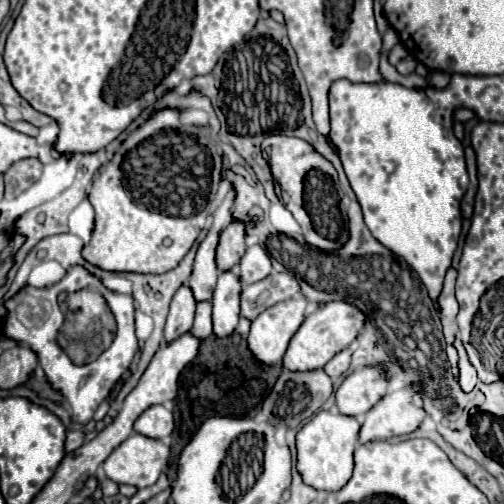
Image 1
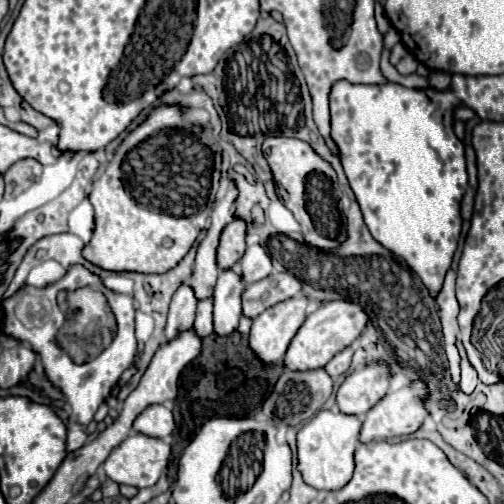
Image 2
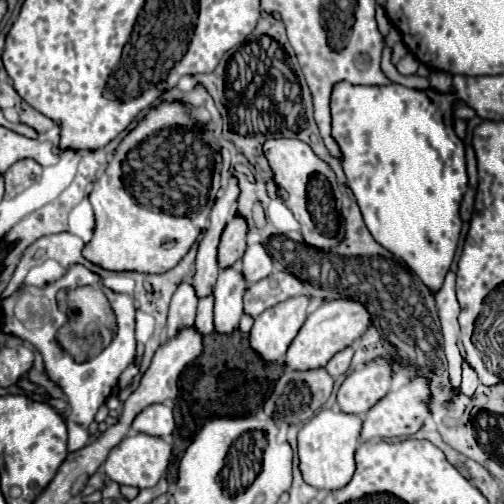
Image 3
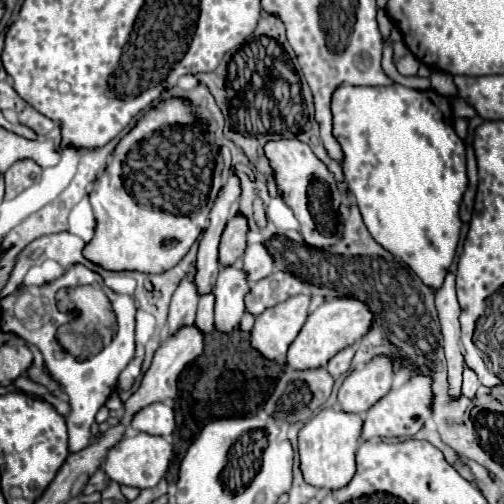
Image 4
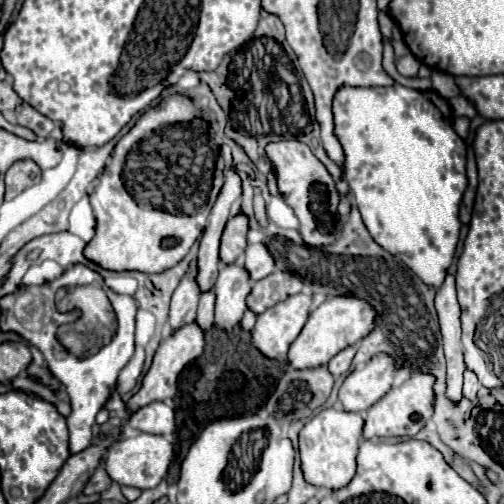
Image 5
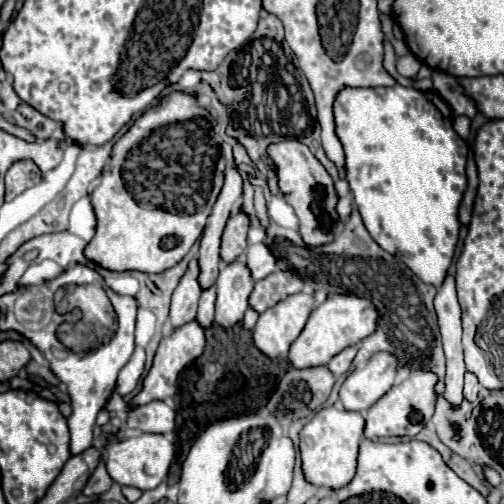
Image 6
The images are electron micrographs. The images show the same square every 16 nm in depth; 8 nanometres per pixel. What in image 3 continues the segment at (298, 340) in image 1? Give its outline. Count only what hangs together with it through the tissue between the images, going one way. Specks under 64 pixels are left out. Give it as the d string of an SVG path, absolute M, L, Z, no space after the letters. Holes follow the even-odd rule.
M348 298L326 300L316 312L308 316L298 336L292 340L286 354L286 366L290 366L292 370L312 370L326 366L334 354L338 354L346 346L352 346L352 342L356 342L368 330L370 320L372 316L368 308L356 300L348 300Z

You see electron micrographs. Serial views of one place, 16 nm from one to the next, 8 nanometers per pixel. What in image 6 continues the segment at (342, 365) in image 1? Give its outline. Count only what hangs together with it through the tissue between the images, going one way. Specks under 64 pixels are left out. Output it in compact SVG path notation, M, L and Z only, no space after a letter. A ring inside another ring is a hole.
M348 346L348 348L344 348L340 354L336 354L336 356L328 362L330 372L332 372L334 376L342 376L344 372L348 372L348 368L350 368L356 352L358 352L356 346Z

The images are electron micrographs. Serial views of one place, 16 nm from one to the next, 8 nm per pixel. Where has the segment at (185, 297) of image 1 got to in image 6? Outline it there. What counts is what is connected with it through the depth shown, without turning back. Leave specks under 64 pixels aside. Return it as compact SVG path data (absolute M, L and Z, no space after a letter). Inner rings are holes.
M192 258L188 264L186 274L182 276L180 284L176 286L174 294L172 294L172 304L170 304L170 320L172 326L182 326L188 320L196 318L196 310L198 310L198 298L200 298L200 266L198 266L198 258Z

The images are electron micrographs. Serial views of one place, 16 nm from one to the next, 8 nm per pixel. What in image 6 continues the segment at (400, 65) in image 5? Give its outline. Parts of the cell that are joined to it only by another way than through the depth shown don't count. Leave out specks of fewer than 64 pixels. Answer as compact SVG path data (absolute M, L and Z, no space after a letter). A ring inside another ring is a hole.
M406 54L402 58L398 58L396 62L396 70L400 76L406 76L406 78L414 78L420 70L420 60L414 56L414 54Z

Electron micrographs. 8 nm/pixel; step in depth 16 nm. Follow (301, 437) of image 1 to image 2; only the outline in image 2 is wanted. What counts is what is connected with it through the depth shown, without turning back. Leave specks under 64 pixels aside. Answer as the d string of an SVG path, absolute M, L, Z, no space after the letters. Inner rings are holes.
M320 410L314 418L310 418L302 430L298 432L298 470L306 484L318 490L340 490L354 474L354 450L358 446L362 422L358 416L342 414L340 410Z

